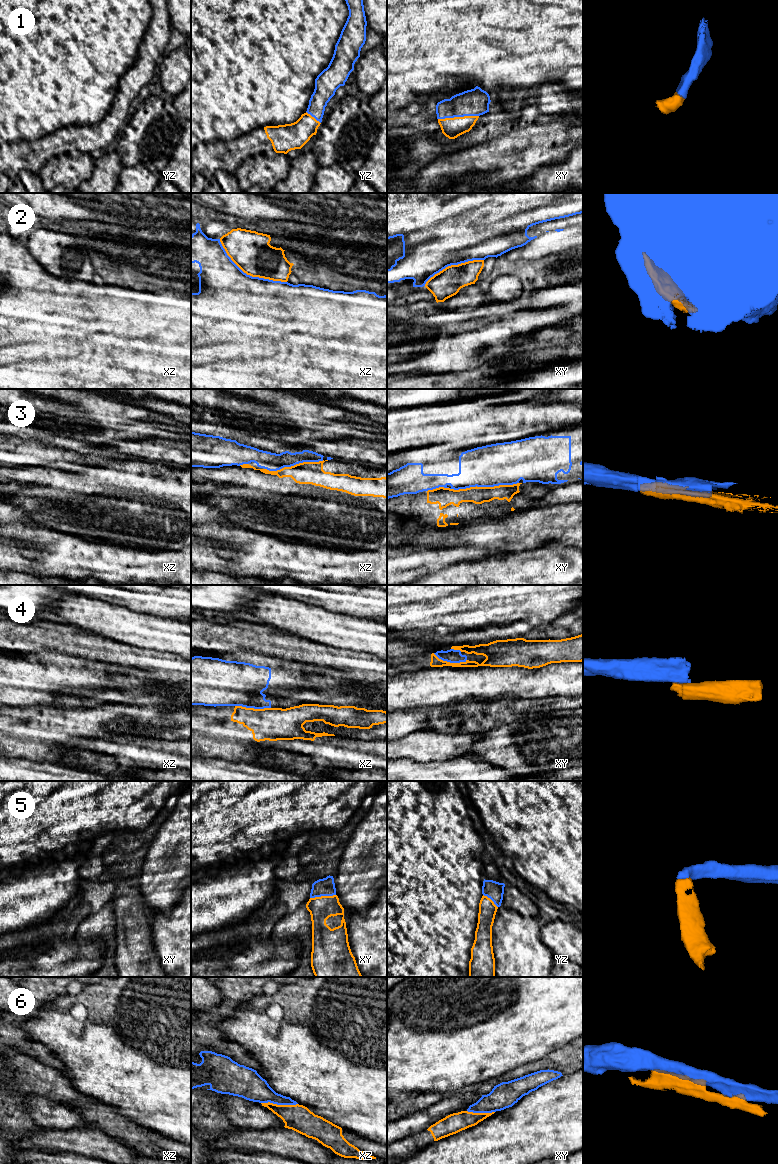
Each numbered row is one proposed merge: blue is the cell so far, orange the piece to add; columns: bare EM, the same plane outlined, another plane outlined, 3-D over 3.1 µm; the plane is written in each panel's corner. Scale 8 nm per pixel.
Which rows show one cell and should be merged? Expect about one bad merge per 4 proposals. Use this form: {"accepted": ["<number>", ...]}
{"accepted": ["1", "5"]}

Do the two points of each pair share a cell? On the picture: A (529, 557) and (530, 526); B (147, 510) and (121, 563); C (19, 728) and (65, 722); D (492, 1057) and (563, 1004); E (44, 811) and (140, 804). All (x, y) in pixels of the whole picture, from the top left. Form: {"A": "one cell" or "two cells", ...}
{"A": "two cells", "B": "two cells", "C": "one cell", "D": "one cell", "E": "one cell"}

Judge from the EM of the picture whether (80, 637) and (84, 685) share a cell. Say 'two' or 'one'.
two

